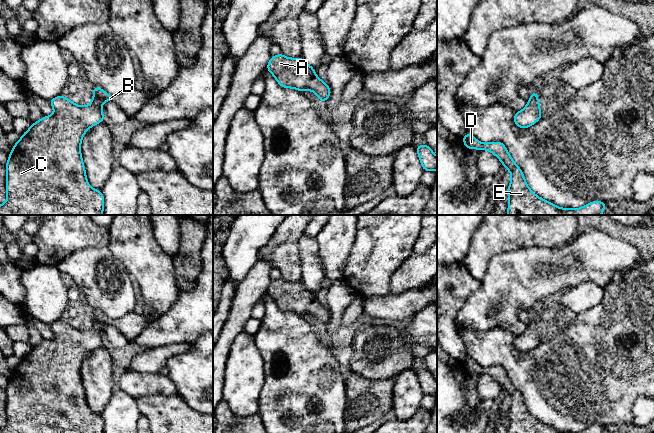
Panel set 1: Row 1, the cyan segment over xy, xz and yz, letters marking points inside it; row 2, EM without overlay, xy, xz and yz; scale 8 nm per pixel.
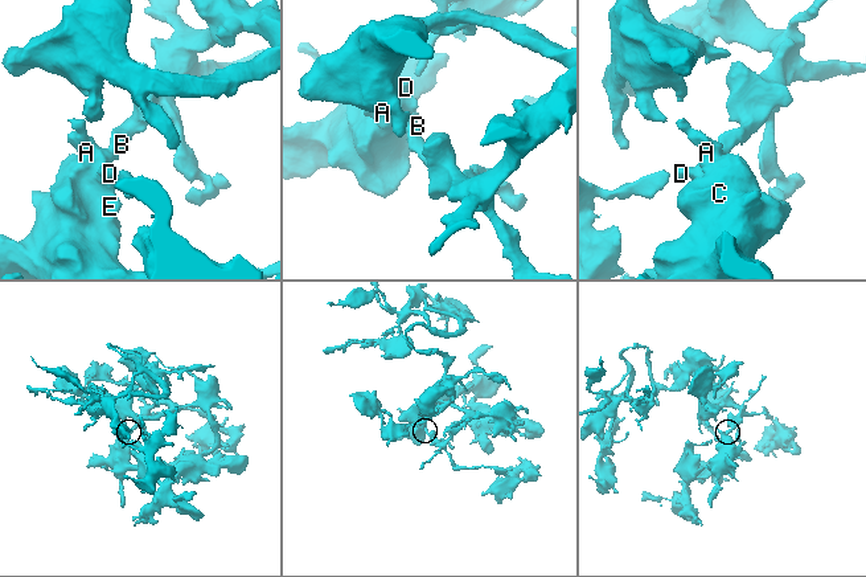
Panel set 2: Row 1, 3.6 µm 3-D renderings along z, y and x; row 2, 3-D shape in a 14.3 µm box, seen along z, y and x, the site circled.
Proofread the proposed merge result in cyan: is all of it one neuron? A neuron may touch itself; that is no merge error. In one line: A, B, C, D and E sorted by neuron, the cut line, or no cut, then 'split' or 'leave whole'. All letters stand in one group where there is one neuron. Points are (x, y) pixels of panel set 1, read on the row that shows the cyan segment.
groups A B C D E; cut none; leave whole

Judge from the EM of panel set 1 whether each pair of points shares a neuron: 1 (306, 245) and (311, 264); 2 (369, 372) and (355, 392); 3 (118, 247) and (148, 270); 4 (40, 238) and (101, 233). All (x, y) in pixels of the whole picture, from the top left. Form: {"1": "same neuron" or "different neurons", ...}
{"1": "same neuron", "2": "different neurons", "3": "same neuron", "4": "same neuron"}

